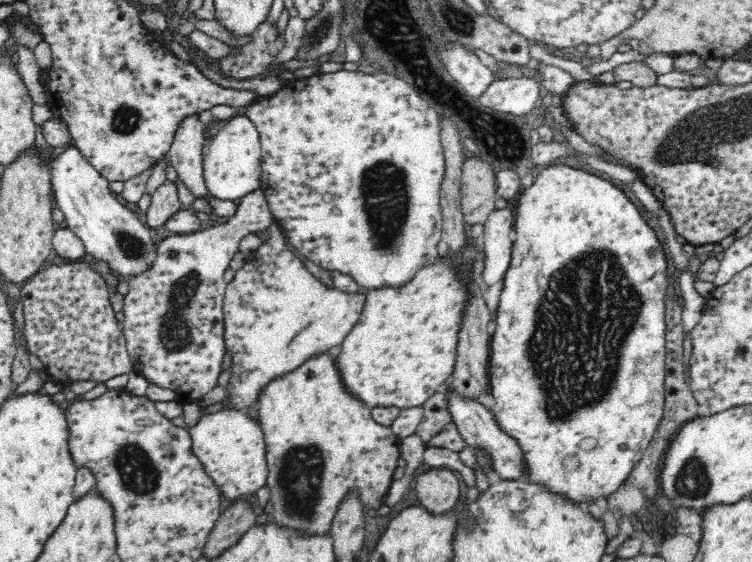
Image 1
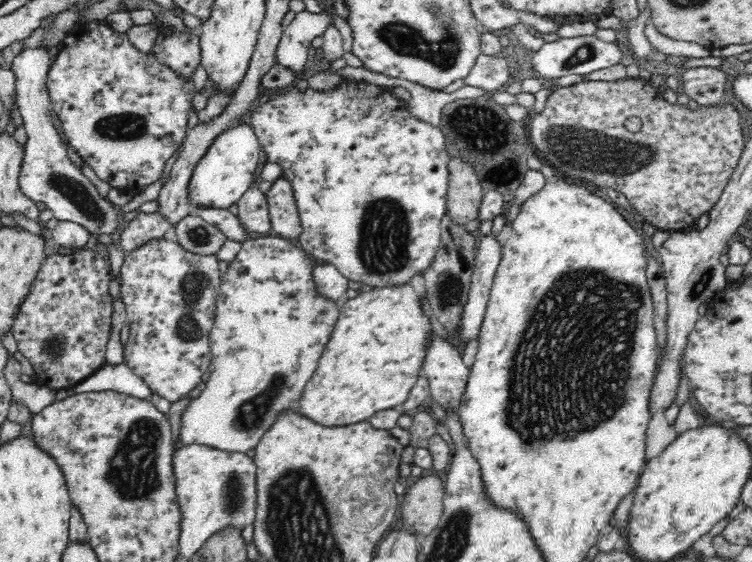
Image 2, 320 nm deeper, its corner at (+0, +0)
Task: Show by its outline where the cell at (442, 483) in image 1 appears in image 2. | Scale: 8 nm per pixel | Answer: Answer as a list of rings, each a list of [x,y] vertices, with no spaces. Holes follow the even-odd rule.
[[[430,475],[419,479],[404,492],[401,516],[404,528],[429,535],[443,515],[444,482]]]

